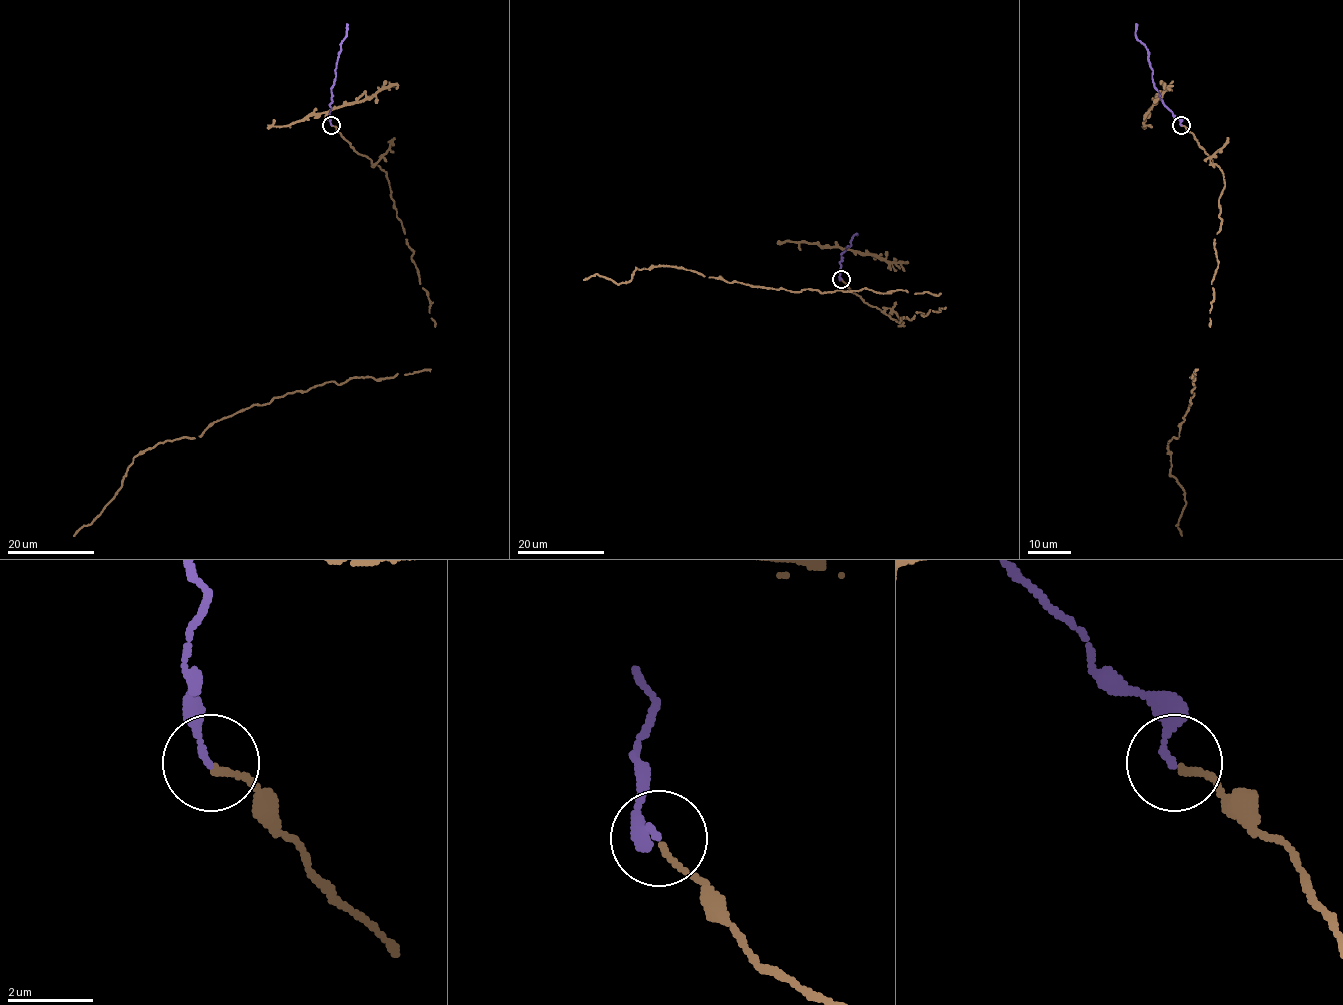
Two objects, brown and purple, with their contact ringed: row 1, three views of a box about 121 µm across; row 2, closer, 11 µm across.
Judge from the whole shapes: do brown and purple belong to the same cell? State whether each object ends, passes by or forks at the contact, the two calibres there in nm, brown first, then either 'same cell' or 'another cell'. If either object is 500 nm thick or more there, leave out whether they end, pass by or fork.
brown ends there; purple ends there; 140 nm thick on the brown side, 140 nm on the other; same cell

